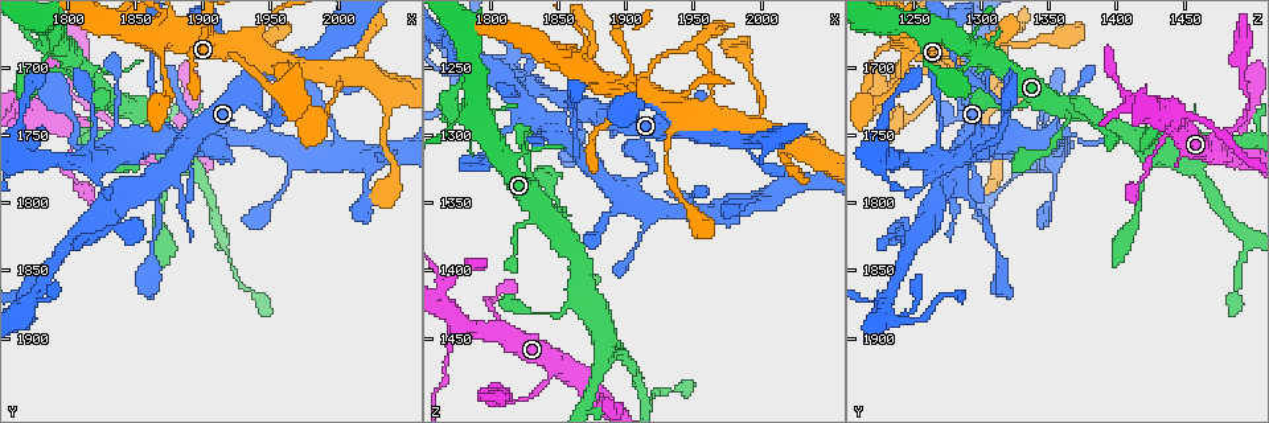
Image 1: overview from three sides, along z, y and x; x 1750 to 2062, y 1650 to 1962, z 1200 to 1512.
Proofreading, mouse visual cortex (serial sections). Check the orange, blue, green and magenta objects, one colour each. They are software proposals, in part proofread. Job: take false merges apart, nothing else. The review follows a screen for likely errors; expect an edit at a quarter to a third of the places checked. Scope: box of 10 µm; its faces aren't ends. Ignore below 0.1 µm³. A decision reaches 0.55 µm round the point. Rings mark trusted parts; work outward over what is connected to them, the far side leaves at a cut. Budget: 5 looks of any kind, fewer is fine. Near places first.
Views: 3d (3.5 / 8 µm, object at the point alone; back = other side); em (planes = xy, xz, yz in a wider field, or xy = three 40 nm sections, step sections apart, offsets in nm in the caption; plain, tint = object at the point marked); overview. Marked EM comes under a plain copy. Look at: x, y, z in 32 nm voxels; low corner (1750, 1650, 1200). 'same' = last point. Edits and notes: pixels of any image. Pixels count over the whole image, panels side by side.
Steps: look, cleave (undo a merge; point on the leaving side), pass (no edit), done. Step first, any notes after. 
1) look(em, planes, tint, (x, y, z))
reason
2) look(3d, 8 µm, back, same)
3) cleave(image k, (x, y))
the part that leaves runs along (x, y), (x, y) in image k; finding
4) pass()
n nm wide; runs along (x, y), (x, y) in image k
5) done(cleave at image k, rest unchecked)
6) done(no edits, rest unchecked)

look(3d, 3.5 µm, back, (1778, 1736, 1442))

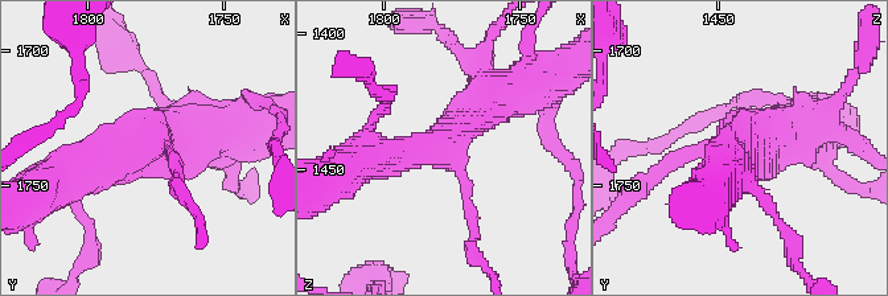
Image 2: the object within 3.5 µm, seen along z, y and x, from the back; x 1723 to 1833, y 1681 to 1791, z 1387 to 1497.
look(em, xy, step 3, tint, (1780, 1736, 1440))
need the tissue

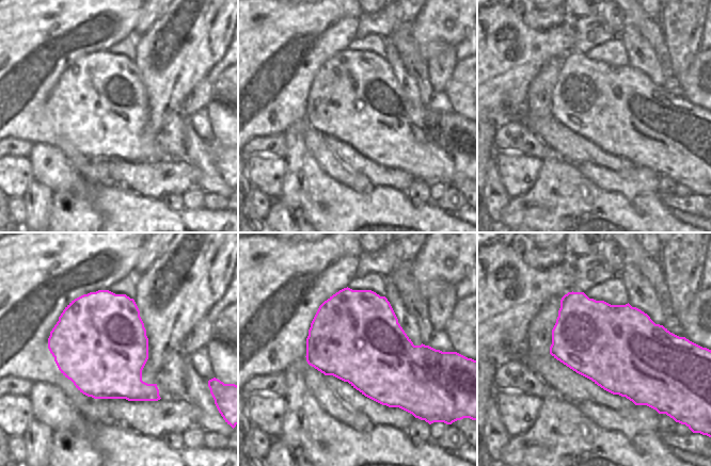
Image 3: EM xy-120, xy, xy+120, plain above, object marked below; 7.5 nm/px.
pass()
all the same cell

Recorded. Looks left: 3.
look(3d, 8 µm, back, (1834, 1744, 1490))
thick turns thin

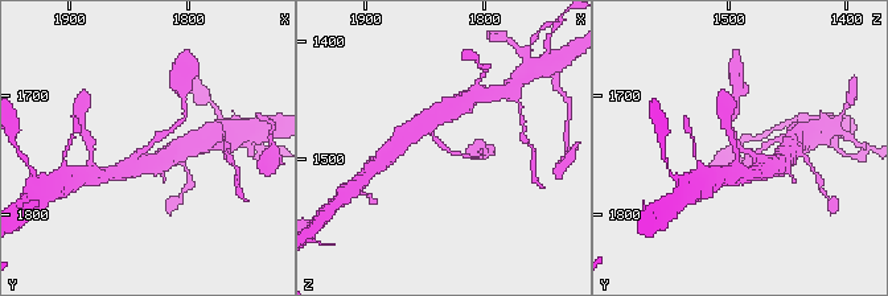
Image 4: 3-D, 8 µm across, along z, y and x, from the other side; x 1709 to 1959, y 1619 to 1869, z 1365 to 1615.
look(em, xy, step 2, tint, same)
arms of 100, 450 nm; need the tissue

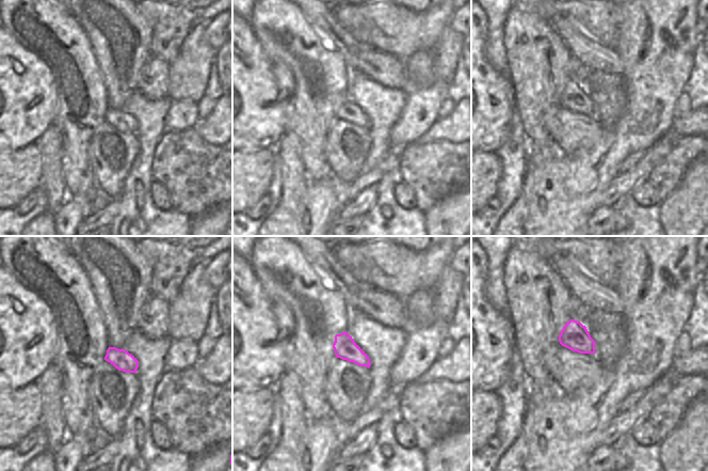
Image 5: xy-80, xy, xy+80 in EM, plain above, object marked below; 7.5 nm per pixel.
pass()
runs along (134, 165), (139, 152), (177, 126) in image 4; all the same cell

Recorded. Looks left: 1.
done(no edits, rest unchecked)

